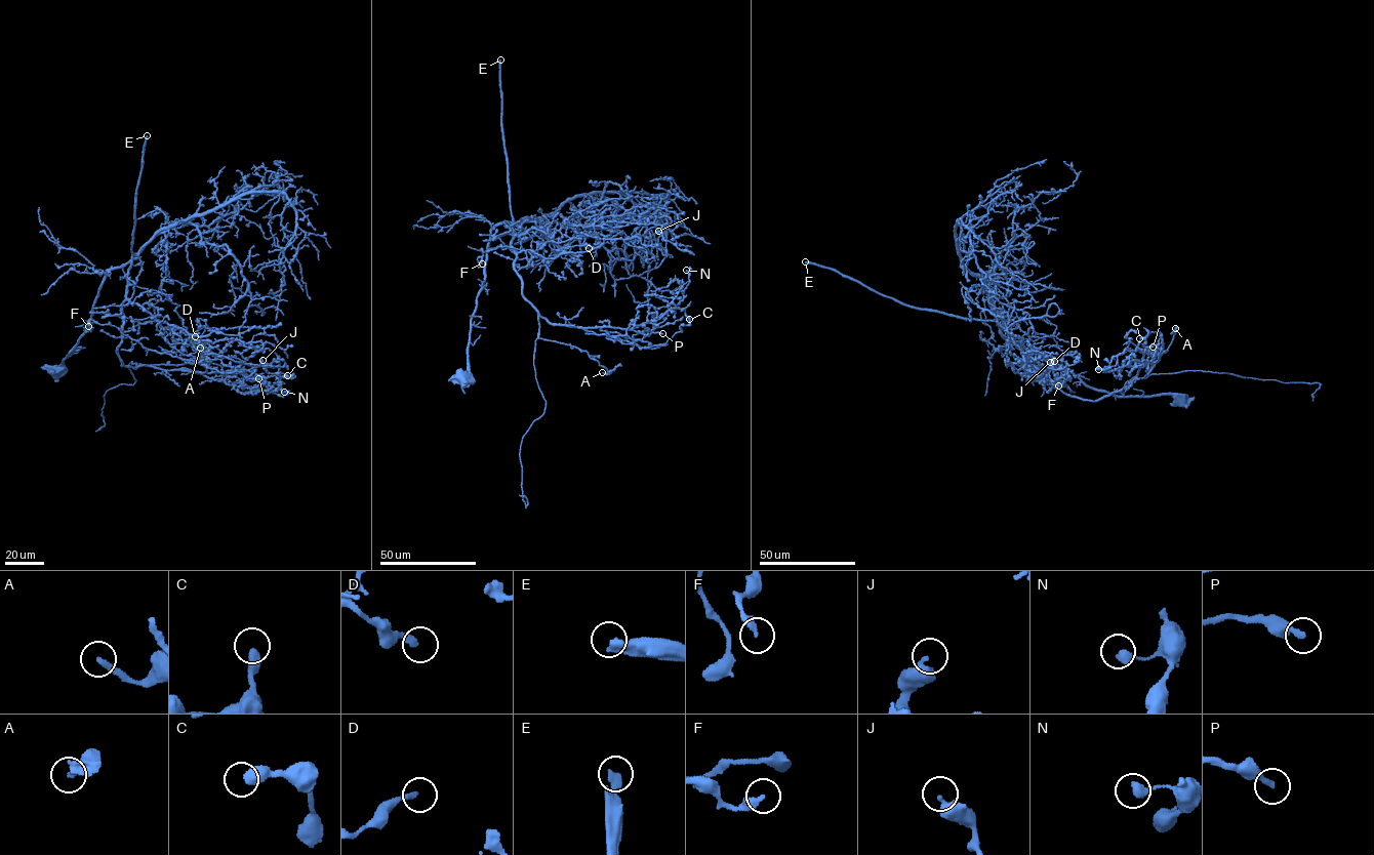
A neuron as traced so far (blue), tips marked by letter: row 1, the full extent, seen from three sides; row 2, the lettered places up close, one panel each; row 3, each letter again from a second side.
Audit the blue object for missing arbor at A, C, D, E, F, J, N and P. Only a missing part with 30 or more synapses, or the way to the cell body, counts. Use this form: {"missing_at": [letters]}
{"missing_at": ["E", "P"]}

